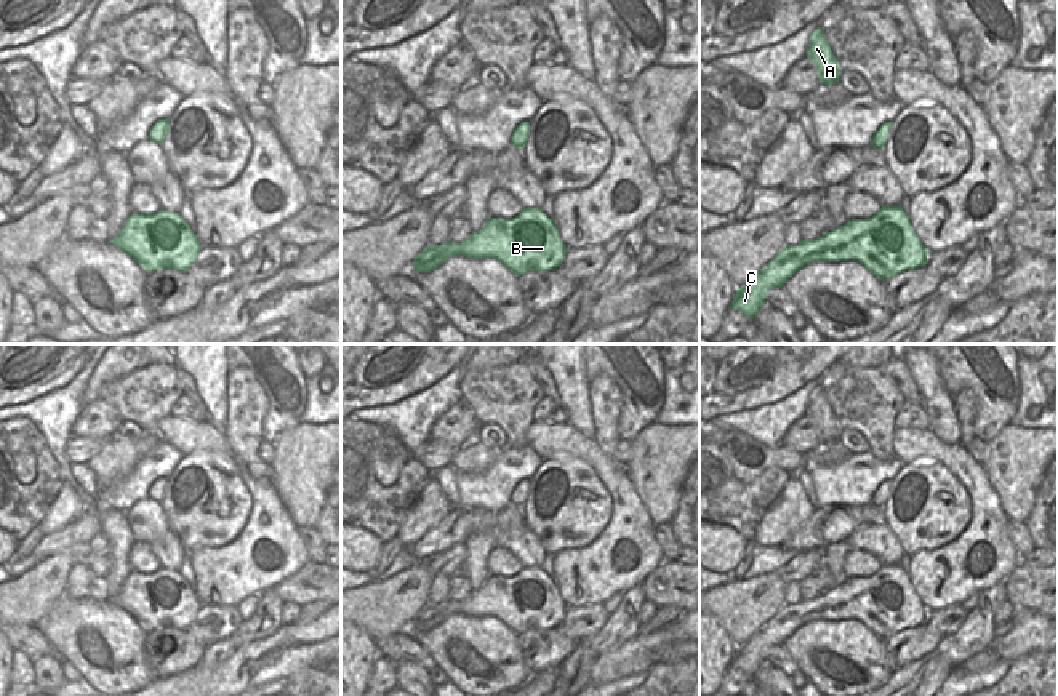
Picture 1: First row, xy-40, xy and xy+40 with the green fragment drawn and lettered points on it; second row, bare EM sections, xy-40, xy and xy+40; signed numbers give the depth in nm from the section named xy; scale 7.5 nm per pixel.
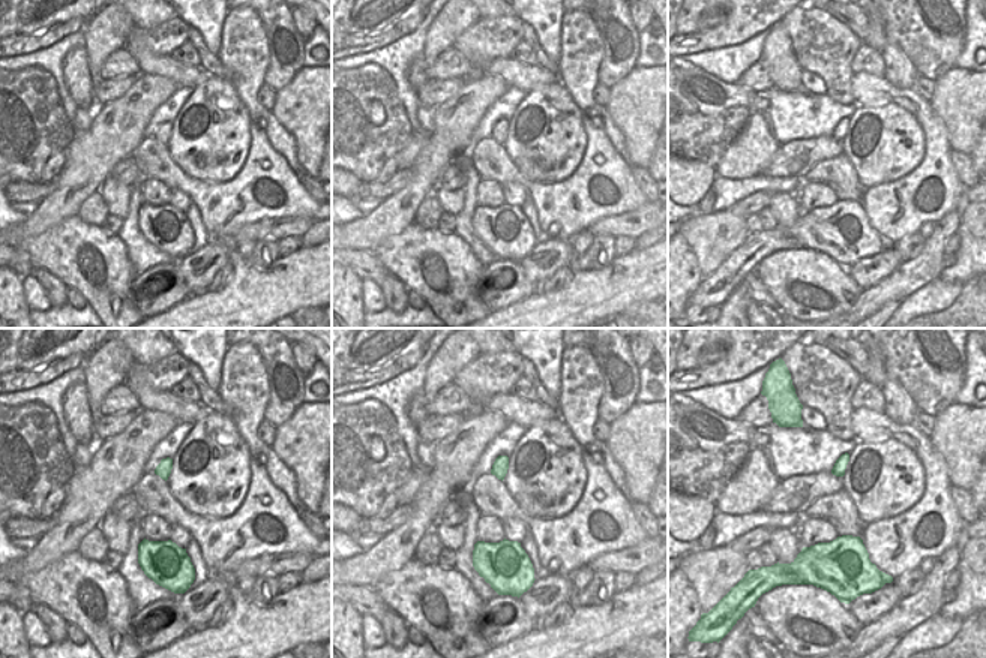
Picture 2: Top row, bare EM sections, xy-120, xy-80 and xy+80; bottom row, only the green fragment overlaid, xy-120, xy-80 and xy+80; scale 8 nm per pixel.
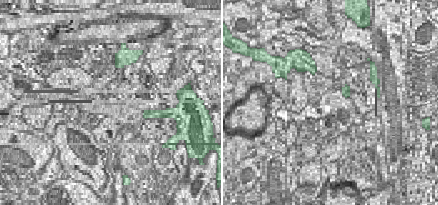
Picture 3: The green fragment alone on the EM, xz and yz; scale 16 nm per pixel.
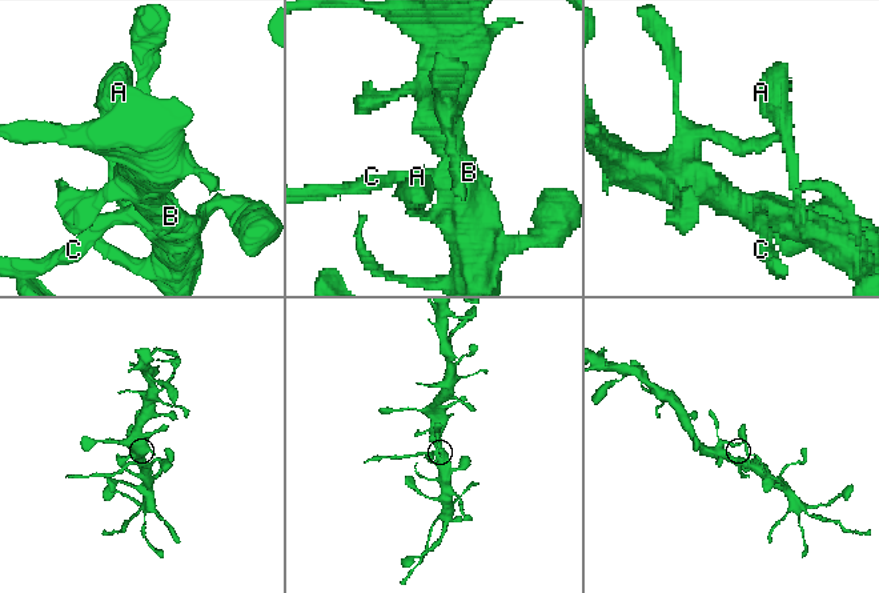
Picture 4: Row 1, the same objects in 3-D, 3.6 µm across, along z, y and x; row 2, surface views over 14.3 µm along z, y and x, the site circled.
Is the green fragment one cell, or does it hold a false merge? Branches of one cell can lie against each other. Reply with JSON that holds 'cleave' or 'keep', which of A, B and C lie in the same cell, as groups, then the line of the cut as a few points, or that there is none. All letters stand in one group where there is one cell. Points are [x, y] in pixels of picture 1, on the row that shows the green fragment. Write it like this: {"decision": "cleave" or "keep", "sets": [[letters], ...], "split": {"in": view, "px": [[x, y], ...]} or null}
{"decision": "cleave", "sets": [["A", "B"], ["C"]], "split": {"in": "xy+40", "px": [[818, 237], [821, 252], [815, 260]]}}

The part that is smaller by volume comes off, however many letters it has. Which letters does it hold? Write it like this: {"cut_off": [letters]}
{"cut_off": ["C"]}

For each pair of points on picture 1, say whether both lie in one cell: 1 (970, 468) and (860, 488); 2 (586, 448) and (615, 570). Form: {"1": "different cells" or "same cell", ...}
{"1": "different cells", "2": "same cell"}

